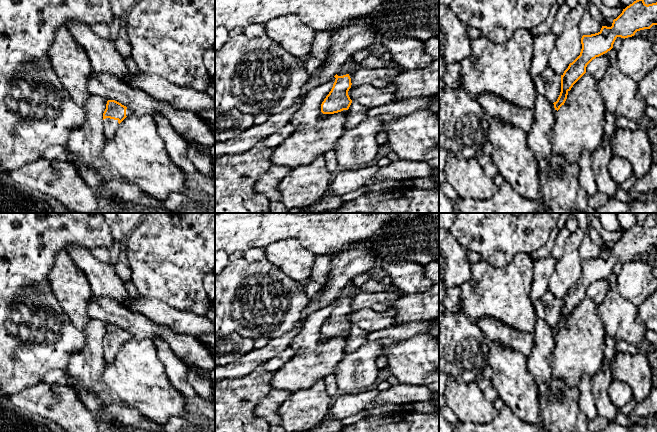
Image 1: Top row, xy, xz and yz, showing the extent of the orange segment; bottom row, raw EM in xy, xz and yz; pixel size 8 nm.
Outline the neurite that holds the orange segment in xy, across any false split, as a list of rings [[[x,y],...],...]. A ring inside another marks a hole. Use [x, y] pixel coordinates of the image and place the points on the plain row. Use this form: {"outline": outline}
{"outline": [[[108,324],[103,337],[103,357],[106,363],[113,362],[118,349],[133,336],[115,324]]]}

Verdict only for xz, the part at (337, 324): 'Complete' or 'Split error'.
Split error

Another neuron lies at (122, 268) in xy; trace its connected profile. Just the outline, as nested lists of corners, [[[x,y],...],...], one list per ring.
[[[121,260],[113,266],[124,283],[131,281],[131,270],[125,261]]]

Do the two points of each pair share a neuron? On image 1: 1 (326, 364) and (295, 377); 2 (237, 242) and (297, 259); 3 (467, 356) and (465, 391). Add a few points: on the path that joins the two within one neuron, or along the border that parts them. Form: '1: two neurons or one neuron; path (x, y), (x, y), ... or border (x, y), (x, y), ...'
1: one neuron; path (318, 364), (309, 365), (303, 369)
2: two neurons; border (285, 239), (273, 242), (262, 248)
3: two neurons; border (449, 375), (460, 382), (474, 382)

